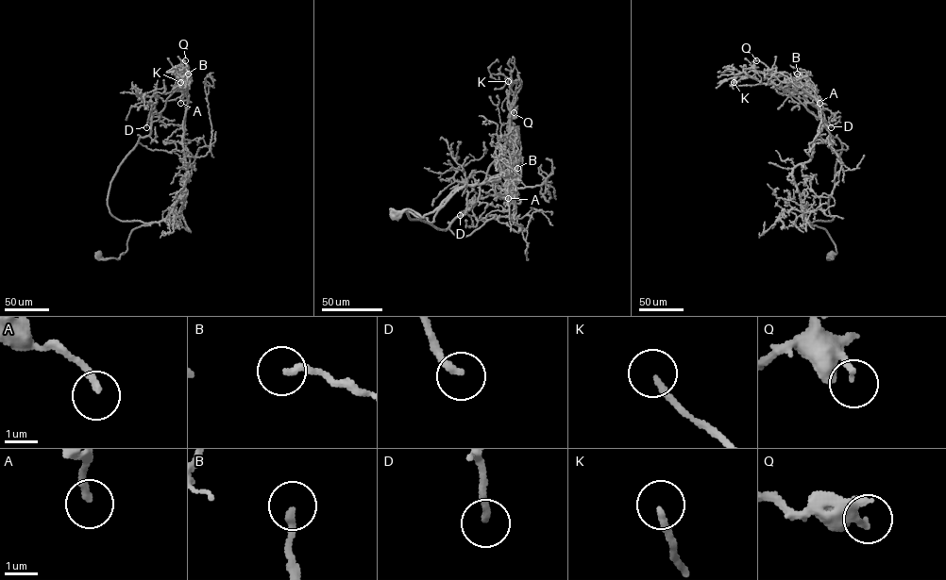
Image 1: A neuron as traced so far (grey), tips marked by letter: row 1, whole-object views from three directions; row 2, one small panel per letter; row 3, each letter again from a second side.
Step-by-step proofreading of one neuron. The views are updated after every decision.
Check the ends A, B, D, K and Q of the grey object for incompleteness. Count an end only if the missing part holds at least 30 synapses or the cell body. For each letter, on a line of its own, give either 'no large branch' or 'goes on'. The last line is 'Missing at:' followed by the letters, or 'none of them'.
A: no large branch
B: no large branch
D: goes on
K: no large branch
Q: no large branch
Missing at: D

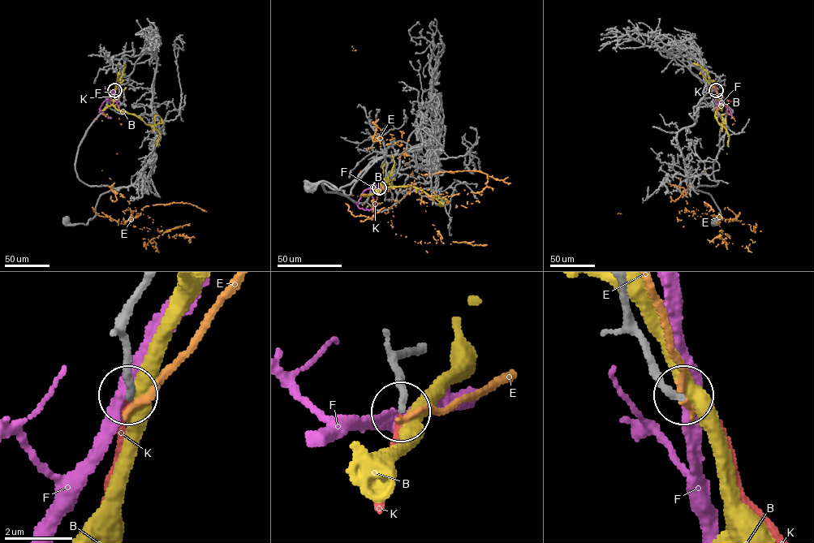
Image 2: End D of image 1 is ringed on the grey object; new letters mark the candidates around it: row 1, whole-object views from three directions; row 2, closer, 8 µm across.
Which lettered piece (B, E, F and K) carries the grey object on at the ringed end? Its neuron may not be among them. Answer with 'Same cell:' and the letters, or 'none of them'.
Same cell: K

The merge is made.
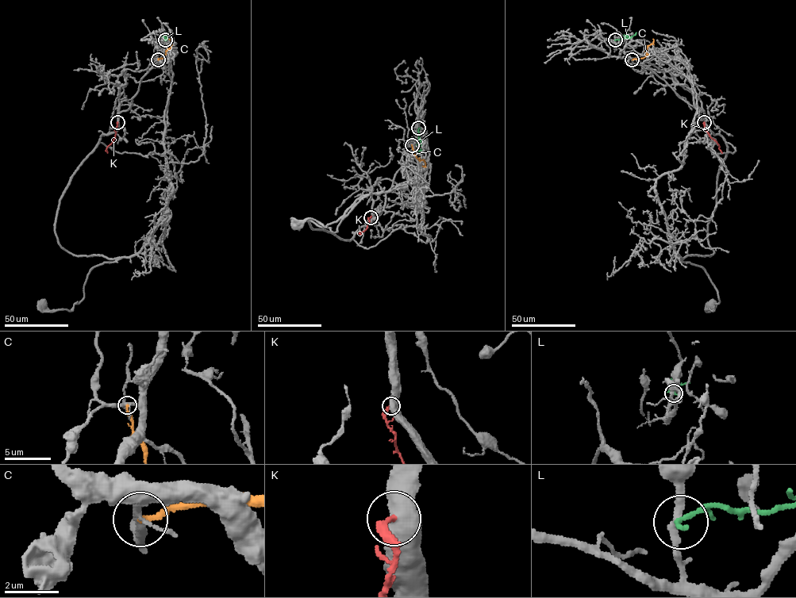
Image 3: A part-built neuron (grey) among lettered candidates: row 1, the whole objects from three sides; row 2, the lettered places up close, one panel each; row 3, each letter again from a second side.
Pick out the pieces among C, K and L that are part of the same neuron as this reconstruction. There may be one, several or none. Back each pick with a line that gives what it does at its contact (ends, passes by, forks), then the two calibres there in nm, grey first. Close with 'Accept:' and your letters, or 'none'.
Accept: none

